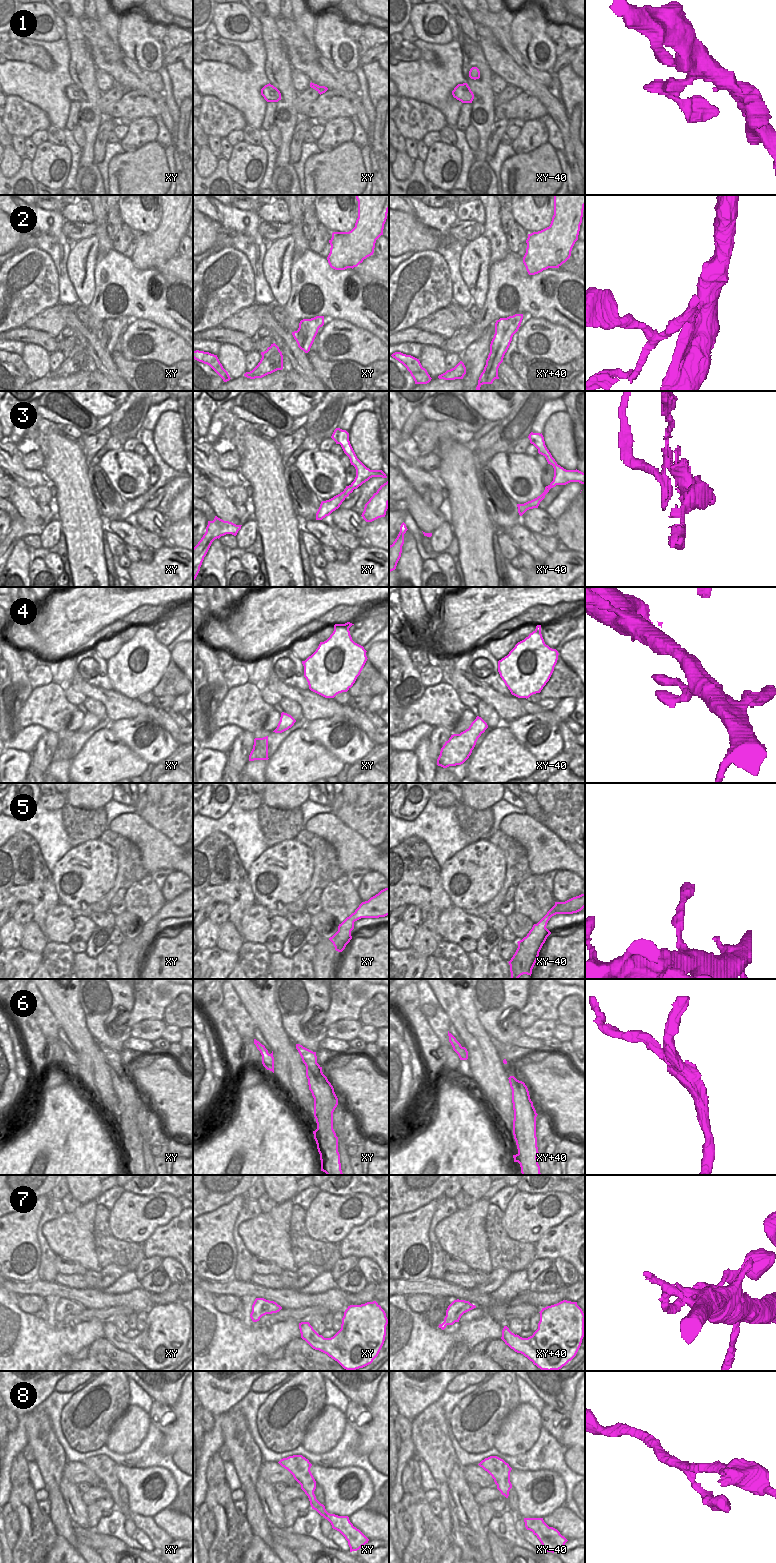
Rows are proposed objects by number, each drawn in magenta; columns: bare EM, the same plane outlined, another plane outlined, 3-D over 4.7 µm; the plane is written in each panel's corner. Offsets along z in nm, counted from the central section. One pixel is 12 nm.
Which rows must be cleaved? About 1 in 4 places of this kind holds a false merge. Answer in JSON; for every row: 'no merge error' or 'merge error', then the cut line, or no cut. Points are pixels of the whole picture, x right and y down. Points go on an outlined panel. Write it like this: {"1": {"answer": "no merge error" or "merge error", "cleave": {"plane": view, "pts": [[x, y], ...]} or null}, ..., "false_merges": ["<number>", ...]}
{"1": {"answer": "no merge error", "cleave": null}, "2": {"answer": "merge error", "cleave": {"plane": "xy", "pts": [[307, 326], [307, 331], [301, 334], [296, 341]]}}, "3": {"answer": "merge error", "cleave": {"plane": "xy", "pts": [[351, 484], [355, 488]]}}, "4": {"answer": "no merge error", "cleave": null}, "5": {"answer": "no merge error", "cleave": null}, "6": {"answer": "merge error", "cleave": {"plane": "xy", "pts": [[315, 1115], [316, 1119]]}}, "7": {"answer": "merge error", "cleave": {"plane": "xy", "pts": [[318, 1334], [312, 1334], [305, 1340]]}}, "8": {"answer": "no merge error", "cleave": null}, "false_merges": ["2", "3", "6", "7"]}

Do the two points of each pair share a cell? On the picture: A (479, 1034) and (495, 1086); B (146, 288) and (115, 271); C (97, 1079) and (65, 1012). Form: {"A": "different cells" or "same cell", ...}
{"A": "same cell", "B": "same cell", "C": "same cell"}

